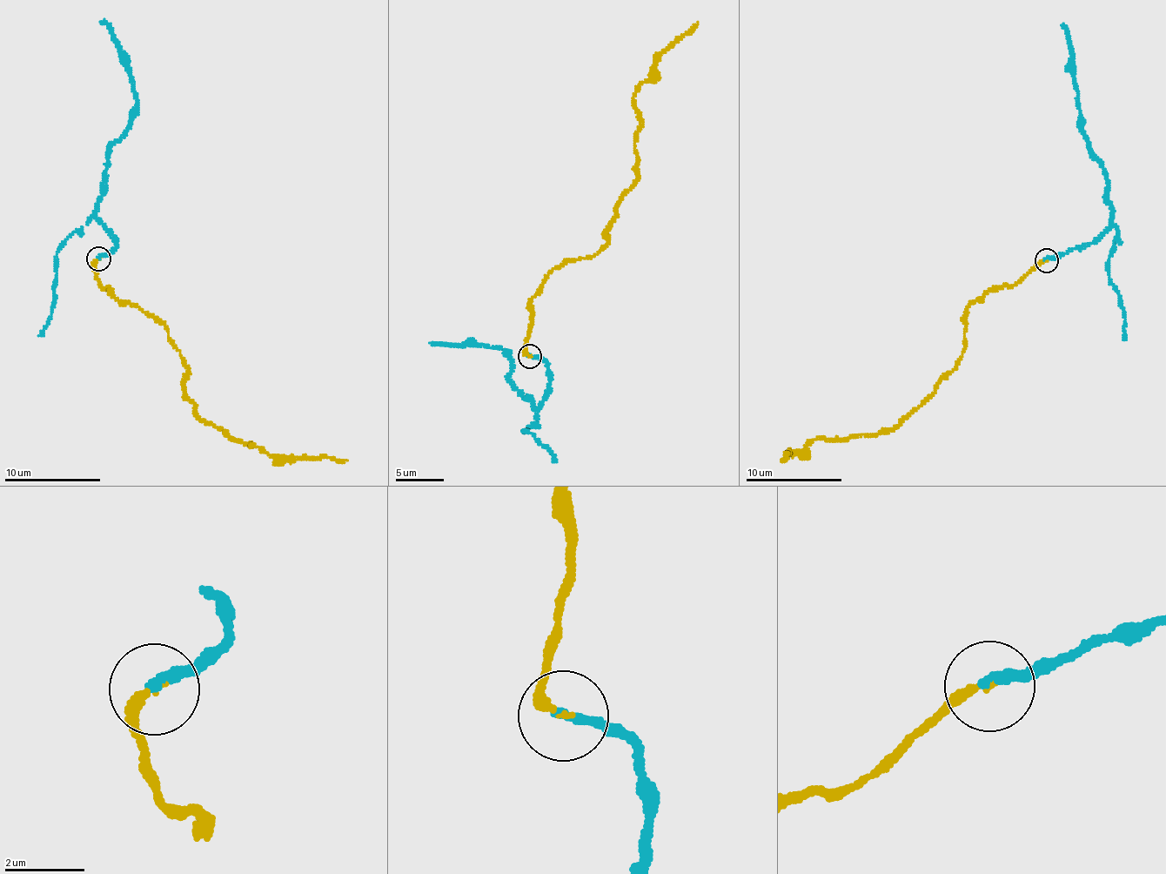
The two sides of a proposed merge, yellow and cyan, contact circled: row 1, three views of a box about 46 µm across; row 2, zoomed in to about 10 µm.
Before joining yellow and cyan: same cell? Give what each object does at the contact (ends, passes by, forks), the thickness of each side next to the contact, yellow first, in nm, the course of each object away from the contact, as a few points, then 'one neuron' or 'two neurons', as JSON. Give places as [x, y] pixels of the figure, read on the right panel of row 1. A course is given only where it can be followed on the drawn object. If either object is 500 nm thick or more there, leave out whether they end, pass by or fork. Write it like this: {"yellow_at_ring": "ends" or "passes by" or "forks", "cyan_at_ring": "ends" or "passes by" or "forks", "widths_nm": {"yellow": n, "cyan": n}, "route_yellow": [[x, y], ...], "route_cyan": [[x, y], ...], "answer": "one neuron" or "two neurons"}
{"yellow_at_ring": "ends", "cyan_at_ring": "ends", "widths_nm": {"yellow": 190, "cyan": 240}, "route_yellow": [[1048, 261], [1014, 285], [995, 286], [969, 303], [962, 356], [893, 430], [813, 439], [804, 451], [780, 460]], "route_cyan": [[1048, 258], [1095, 243], [1110, 225], [1111, 211], [1103, 162], [1094, 152], [1080, 113], [1075, 62], [1062, 25]], "answer": "one neuron"}

